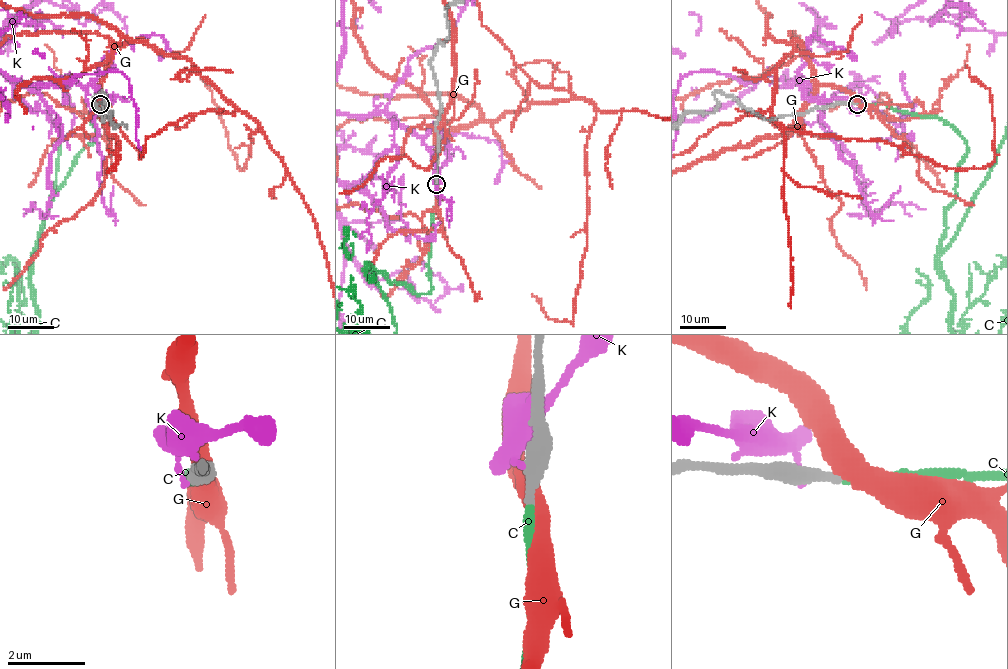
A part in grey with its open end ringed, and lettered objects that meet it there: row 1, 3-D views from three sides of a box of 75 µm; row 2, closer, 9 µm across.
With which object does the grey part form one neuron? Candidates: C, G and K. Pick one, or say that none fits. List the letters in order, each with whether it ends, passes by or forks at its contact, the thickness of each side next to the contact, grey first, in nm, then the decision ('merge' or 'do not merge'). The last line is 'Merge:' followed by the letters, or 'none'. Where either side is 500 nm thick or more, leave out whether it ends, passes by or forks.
C: it ends; calibres 320 and 260 nm; merge
G: it passes by; calibres 360 and 480 nm; do not merge
K: calibres 550 and 120 nm; do not merge
Merge: C

